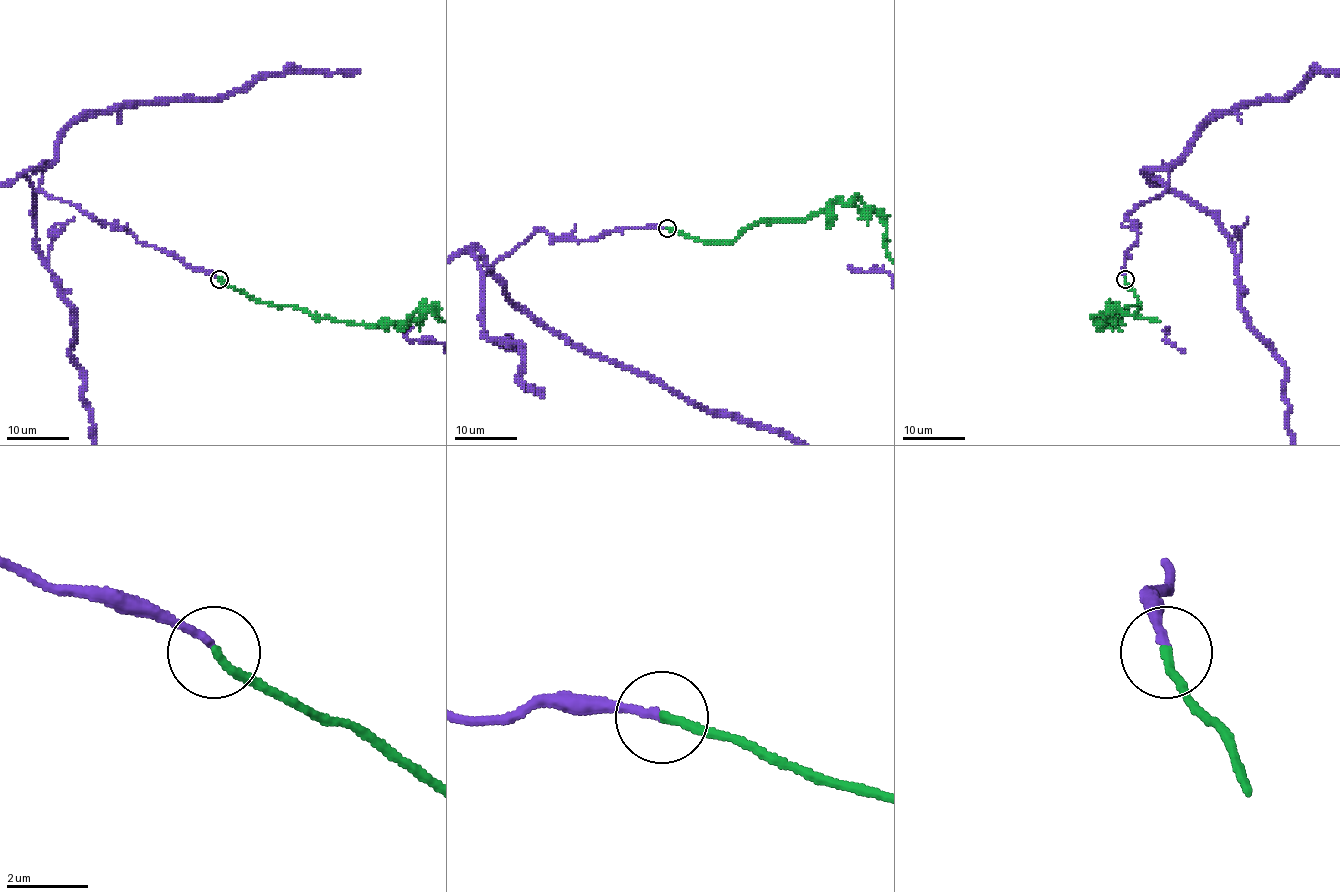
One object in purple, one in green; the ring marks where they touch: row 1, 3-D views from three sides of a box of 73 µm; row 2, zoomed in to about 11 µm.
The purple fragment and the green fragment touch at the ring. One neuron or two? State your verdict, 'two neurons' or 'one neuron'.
one neuron

